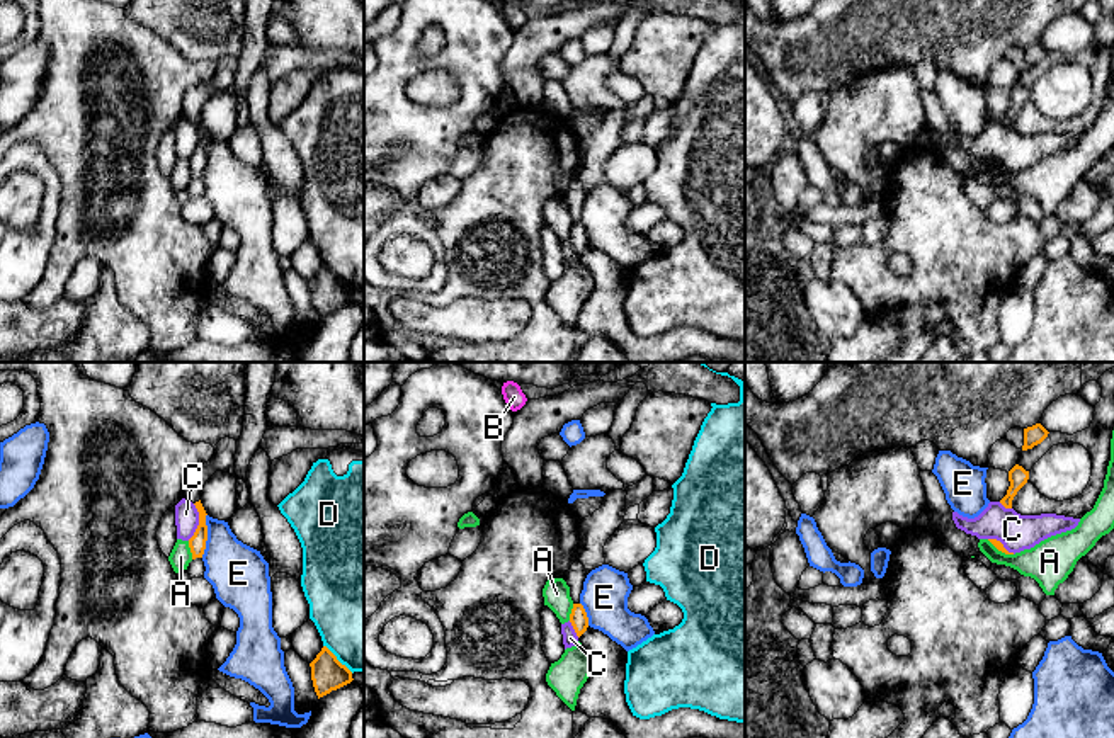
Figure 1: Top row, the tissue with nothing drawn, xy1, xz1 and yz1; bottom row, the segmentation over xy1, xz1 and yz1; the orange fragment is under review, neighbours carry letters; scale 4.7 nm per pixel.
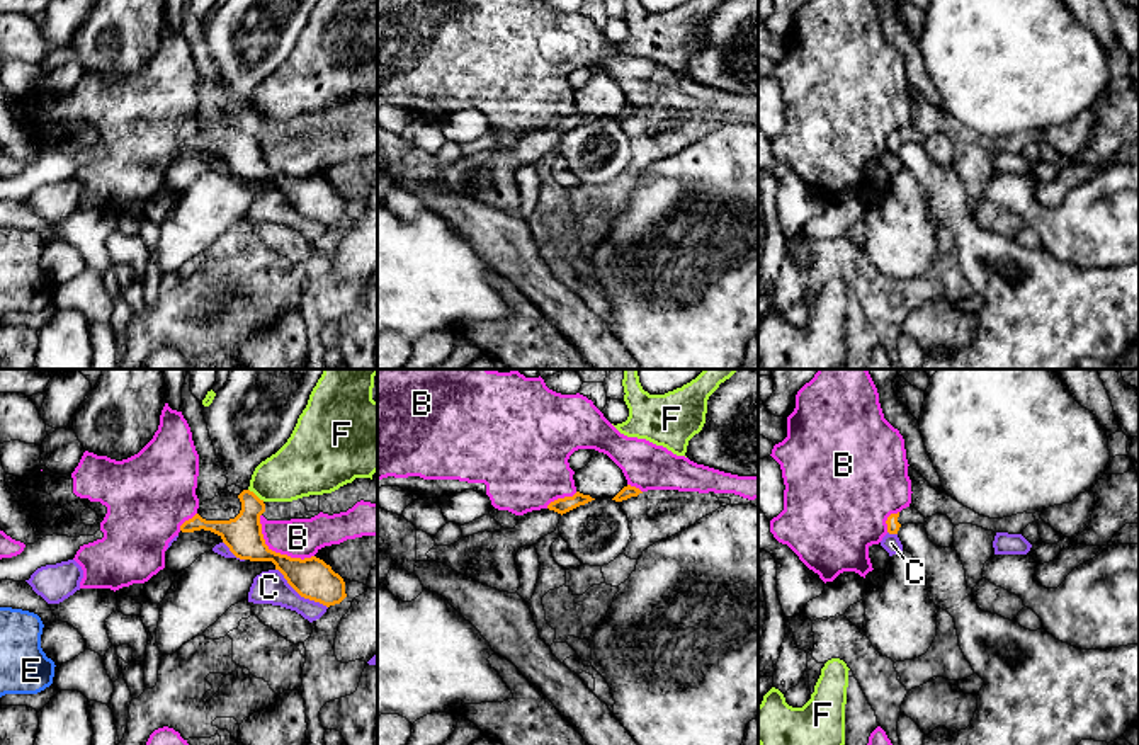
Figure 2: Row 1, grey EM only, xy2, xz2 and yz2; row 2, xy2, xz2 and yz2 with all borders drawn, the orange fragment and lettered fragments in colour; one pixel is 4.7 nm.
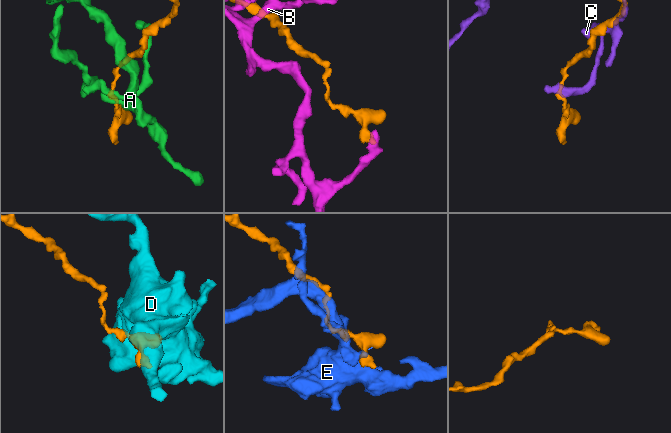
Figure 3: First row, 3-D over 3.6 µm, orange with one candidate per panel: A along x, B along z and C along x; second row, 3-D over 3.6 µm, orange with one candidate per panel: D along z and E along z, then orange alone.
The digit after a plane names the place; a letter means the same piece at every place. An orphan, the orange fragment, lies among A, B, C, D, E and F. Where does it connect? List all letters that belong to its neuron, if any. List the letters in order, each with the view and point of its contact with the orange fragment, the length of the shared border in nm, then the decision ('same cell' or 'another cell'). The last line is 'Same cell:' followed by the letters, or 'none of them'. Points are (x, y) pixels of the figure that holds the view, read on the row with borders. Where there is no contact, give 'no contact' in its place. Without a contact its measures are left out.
A: meets orange in xy1 at (191, 550); contact 90 nm long; another cell
B: meets orange in xy2 at (274, 551); contact 320 nm long; another cell
C: meets orange in xy2 at (301, 596); contact 320 nm long; another cell
D: meets orange in xy1 at (337, 660); contact 190 nm long; another cell
E: meets orange in xy1 at (206, 536); contact 200 nm long; another cell
F: meets orange in xy2 at (255, 495); contact 100 nm long; another cell
Same cell: none of them

